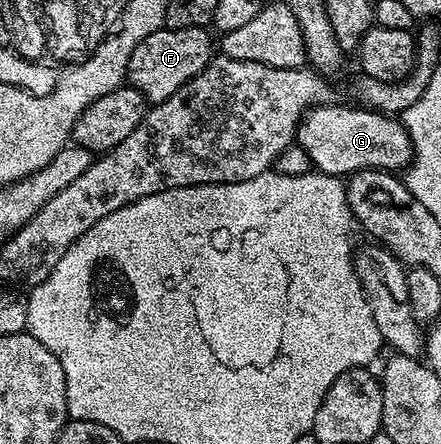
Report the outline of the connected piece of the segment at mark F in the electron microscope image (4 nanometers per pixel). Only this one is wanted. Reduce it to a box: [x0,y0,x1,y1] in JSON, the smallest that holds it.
[127,26,214,103]

